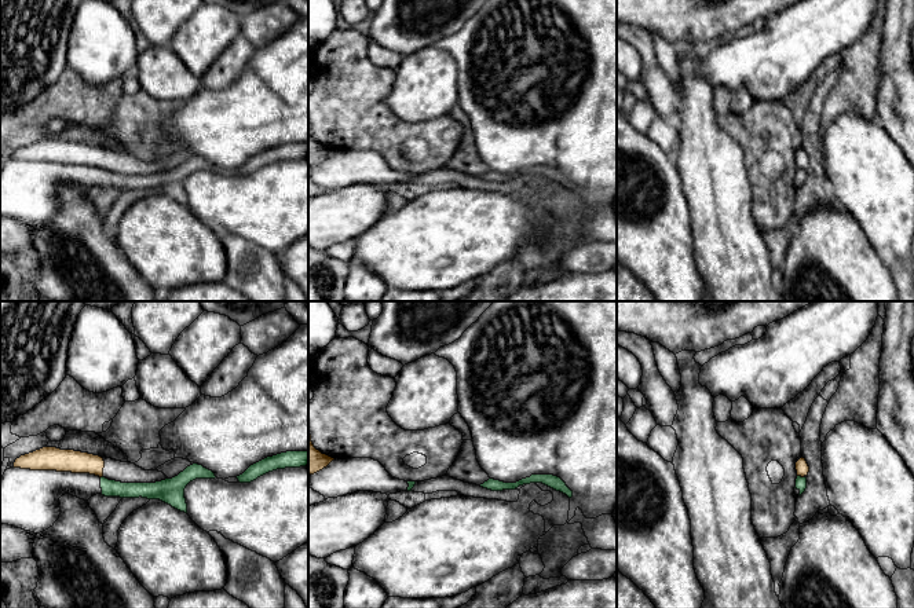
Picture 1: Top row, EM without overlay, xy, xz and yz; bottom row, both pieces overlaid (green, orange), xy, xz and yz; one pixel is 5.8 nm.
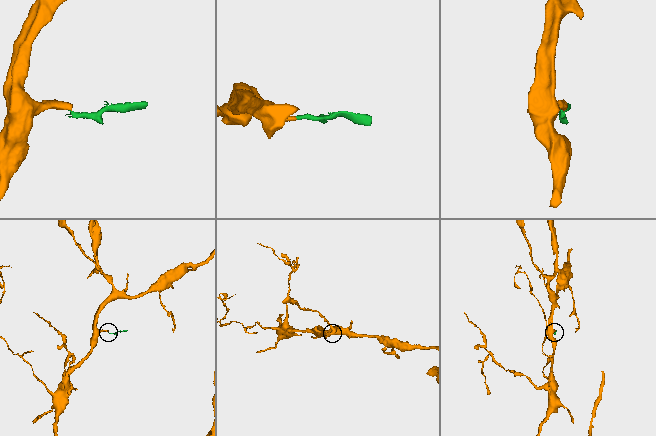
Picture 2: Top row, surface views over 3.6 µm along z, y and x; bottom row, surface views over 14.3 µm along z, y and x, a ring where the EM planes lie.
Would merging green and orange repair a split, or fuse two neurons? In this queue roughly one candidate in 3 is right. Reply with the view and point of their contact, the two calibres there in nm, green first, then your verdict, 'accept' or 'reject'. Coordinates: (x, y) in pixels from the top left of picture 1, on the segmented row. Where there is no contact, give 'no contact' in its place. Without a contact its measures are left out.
meets green in yz at (800, 476); 60 nm thick on the green side, 80 nm on the other; reject

